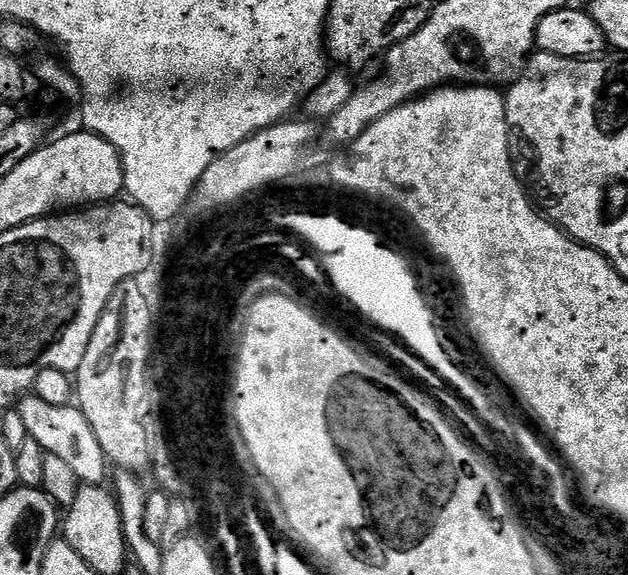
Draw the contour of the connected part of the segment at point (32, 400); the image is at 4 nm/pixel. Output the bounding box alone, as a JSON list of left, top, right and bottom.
[18,394,110,485]

